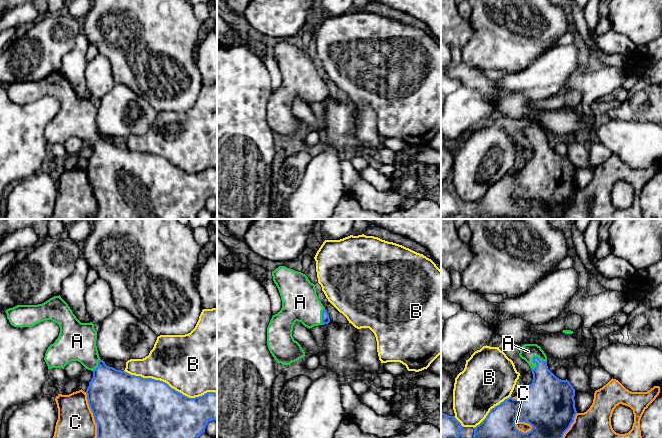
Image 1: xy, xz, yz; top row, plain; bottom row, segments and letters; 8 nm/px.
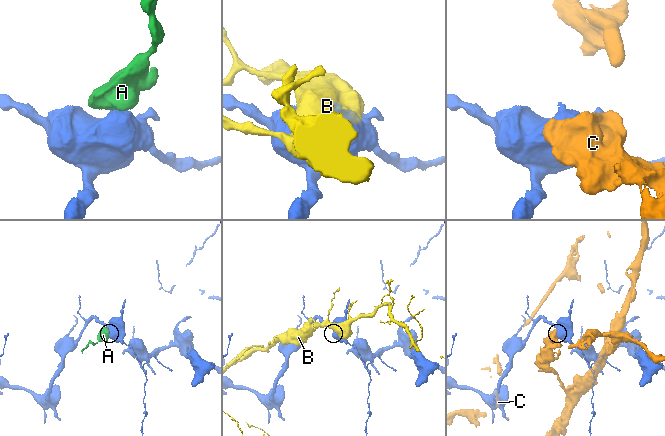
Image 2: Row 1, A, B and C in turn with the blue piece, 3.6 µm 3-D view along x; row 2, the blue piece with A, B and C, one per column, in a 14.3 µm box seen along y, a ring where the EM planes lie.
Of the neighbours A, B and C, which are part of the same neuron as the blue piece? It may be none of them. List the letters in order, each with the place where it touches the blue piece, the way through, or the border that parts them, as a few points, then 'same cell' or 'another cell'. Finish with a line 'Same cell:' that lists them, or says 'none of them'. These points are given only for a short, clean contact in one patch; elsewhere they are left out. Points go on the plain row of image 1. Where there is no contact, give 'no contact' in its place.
A: yz (533, 134) | across yz (545, 162), (538, 139), (533, 134), (528, 127) | same cell
B: xy (169, 162) | another cell
C: xy (93, 191) | another cell
Same cell: A

